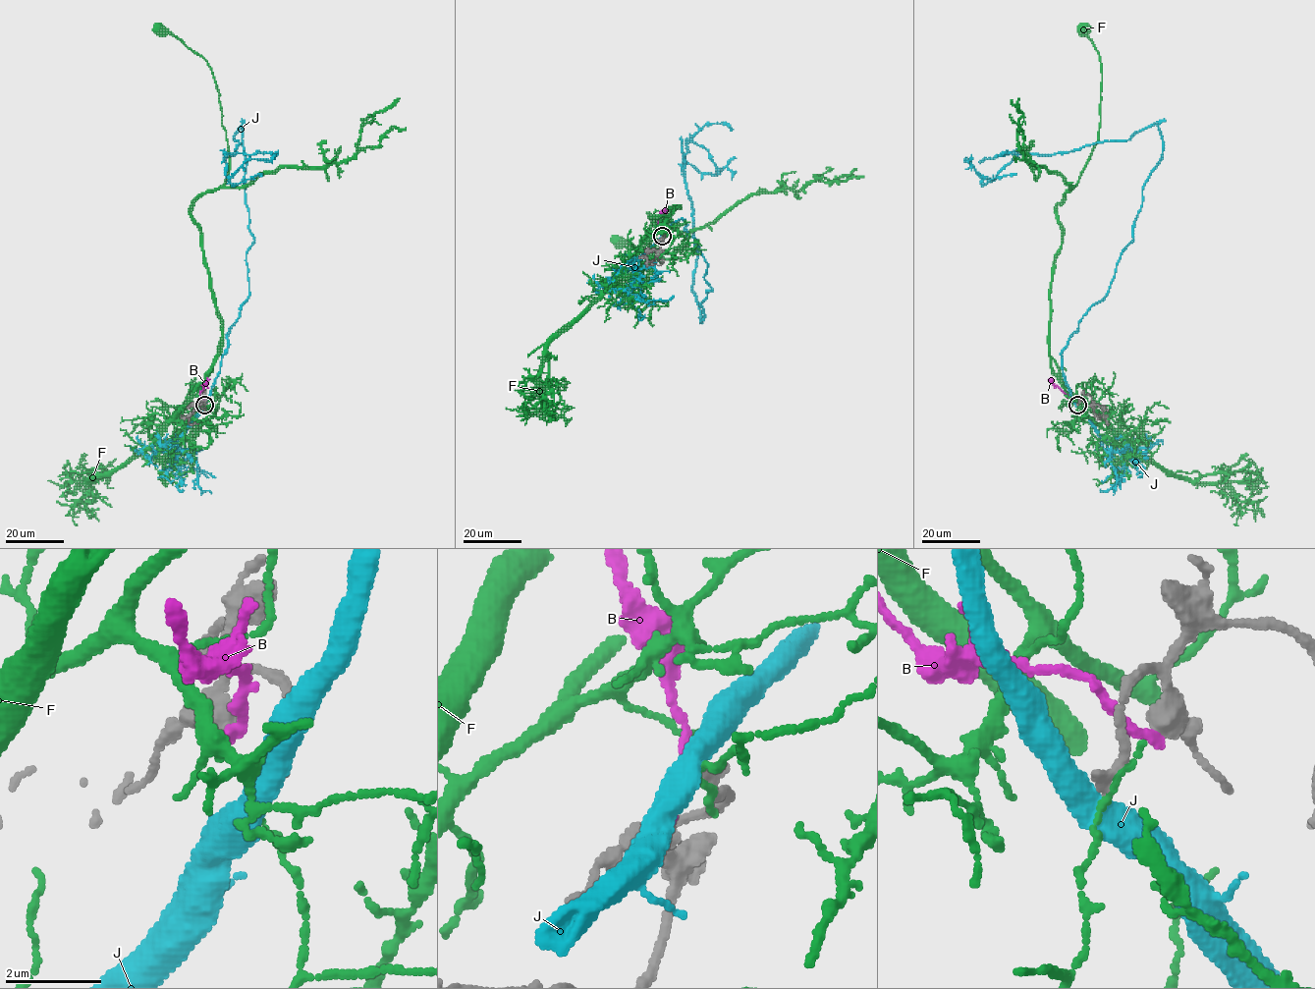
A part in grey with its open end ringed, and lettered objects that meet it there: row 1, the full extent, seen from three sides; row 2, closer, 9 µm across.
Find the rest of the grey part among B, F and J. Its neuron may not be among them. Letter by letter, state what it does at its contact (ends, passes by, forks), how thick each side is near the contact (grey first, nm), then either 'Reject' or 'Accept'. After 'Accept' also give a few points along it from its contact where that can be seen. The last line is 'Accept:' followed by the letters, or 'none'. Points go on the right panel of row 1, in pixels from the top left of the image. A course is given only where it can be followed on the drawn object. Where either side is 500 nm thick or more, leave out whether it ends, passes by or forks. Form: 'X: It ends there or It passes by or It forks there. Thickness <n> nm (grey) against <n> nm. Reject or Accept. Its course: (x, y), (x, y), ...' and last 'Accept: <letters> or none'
B: It ends there. Thickness 440 nm (grey) against 220 nm. Reject
F: It ends there. Thickness 260 nm (grey) against 140 nm. Reject
J: Thickness 240 nm (grey) against 500 nm. Reject
Accept: none

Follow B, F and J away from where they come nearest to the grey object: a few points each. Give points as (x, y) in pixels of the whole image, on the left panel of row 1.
B: (202, 401), (203, 398), (200, 395), (206, 377)
F: (205, 404), (204, 419), (175, 419), (222, 342), (191, 204), (225, 181), (228, 148), (208, 63), (159, 31)
J: (204, 405), (249, 296), (254, 237), (242, 119), (235, 154), (227, 154), (229, 180), (246, 160), (275, 155)

